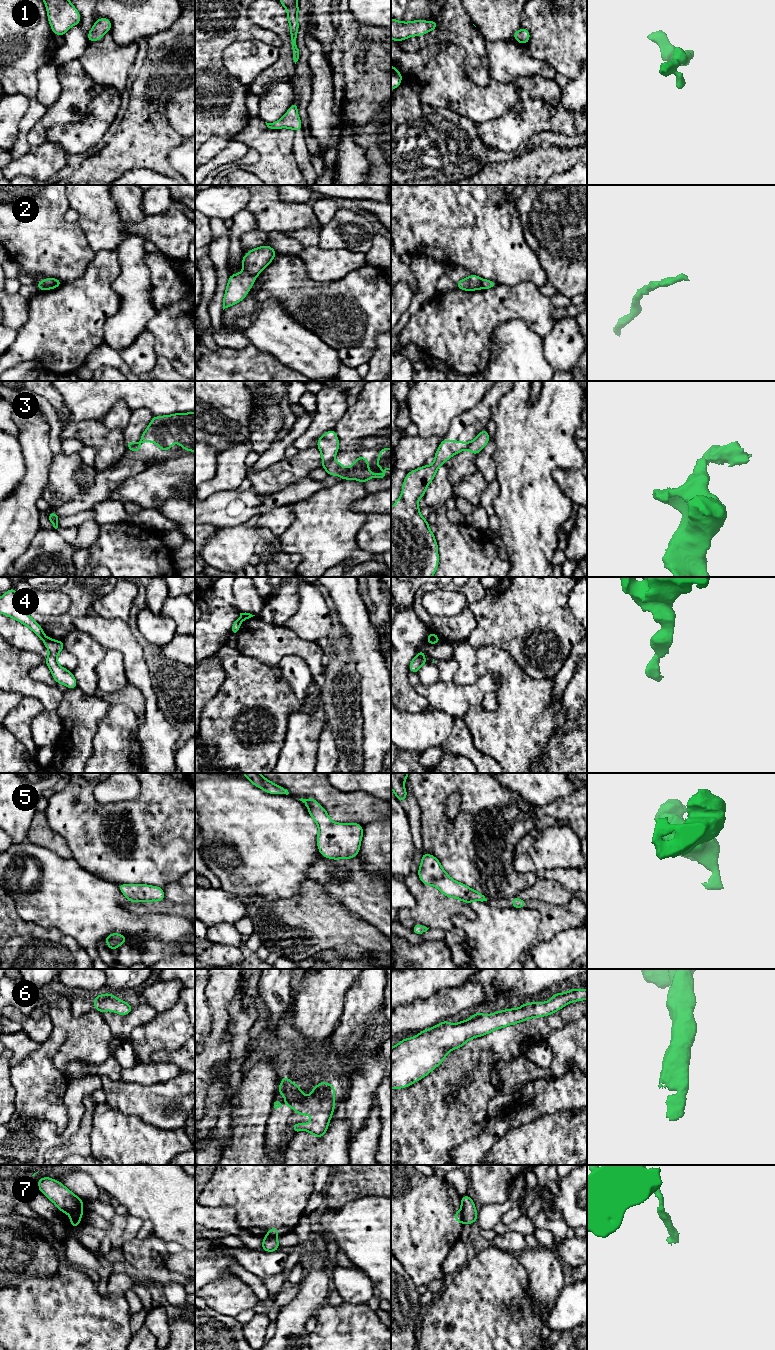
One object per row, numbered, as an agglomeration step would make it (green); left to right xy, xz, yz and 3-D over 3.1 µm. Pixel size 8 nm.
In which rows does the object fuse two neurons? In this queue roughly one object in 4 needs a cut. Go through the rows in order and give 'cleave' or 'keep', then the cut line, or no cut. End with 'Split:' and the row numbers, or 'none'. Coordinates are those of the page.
1: keep; cut none
2: keep; cut none
3: cleave; cut xz (333, 458), (324, 467)
4: cleave; cut xy (44, 636), (42, 639)
5: keep; cut none
6: keep; cut none
7: cleave; cut xy (83, 1209), (70, 1217)
Split: 3, 4, 7

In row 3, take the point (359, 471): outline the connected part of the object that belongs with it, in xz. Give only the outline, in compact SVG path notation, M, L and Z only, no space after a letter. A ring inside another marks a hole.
M391 448L379 449L379 454L380 457L374 466L383 468L382 473L369 473L368 459L361 455L352 462L350 468L344 468L341 463L333 459L326 464L325 470L330 476L340 475L341 480L355 479L364 484L368 479L383 478L385 471L391 469Z

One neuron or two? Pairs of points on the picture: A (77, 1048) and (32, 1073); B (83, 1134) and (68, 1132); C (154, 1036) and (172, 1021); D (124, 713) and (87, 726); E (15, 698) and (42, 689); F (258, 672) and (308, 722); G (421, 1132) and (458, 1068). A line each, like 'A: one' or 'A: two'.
A: two
B: two
C: one
D: two
E: two
F: two
G: one

